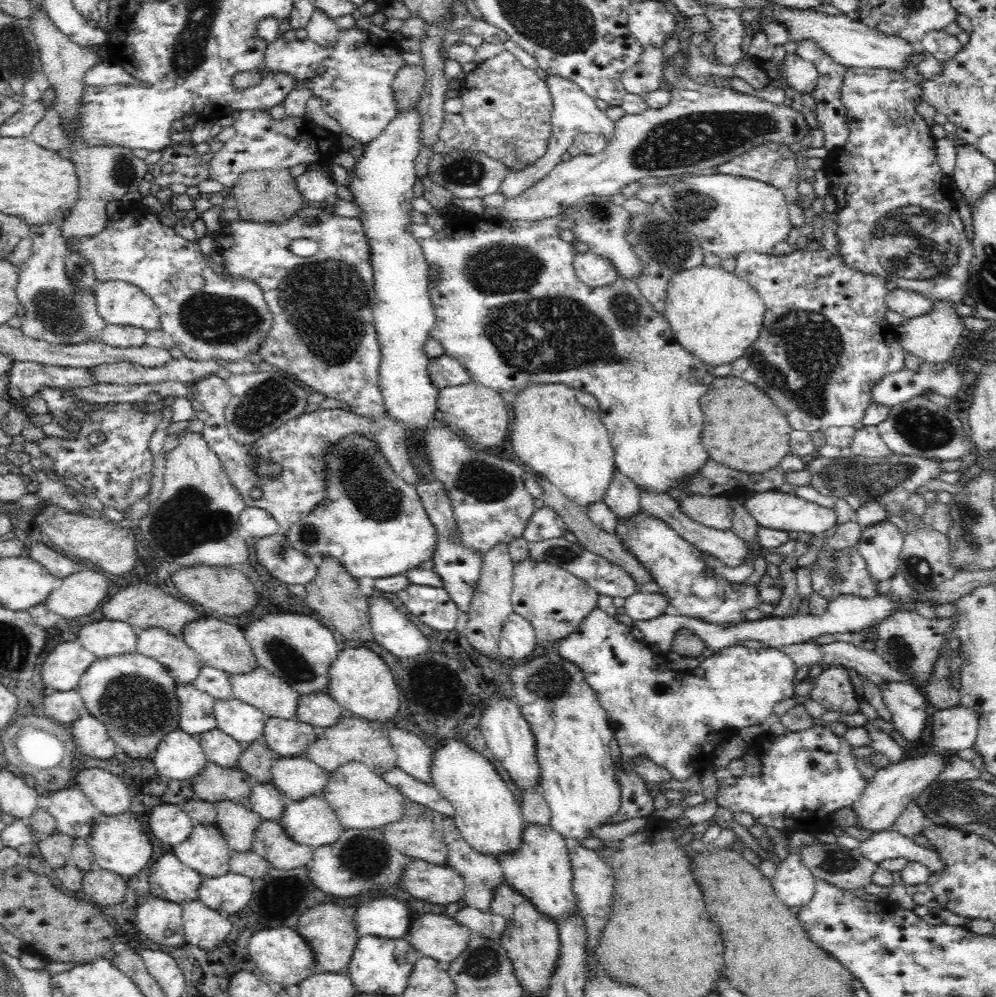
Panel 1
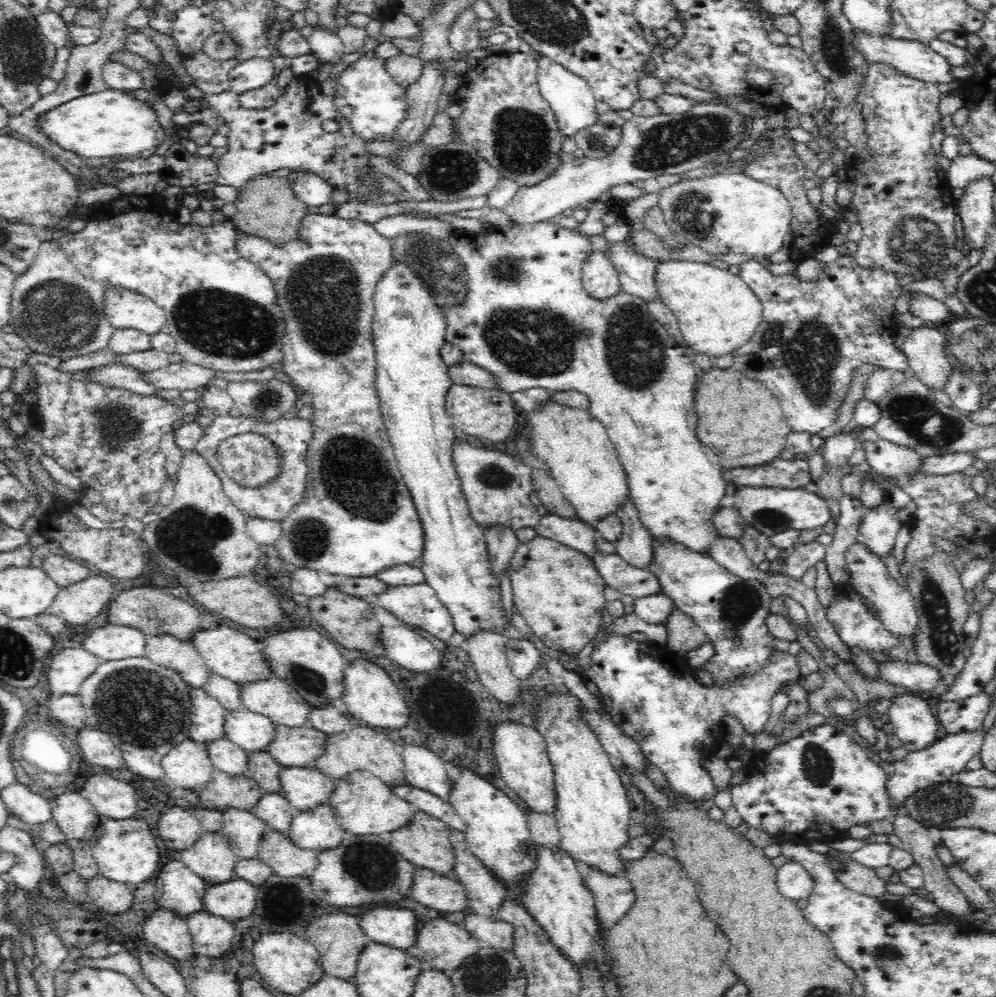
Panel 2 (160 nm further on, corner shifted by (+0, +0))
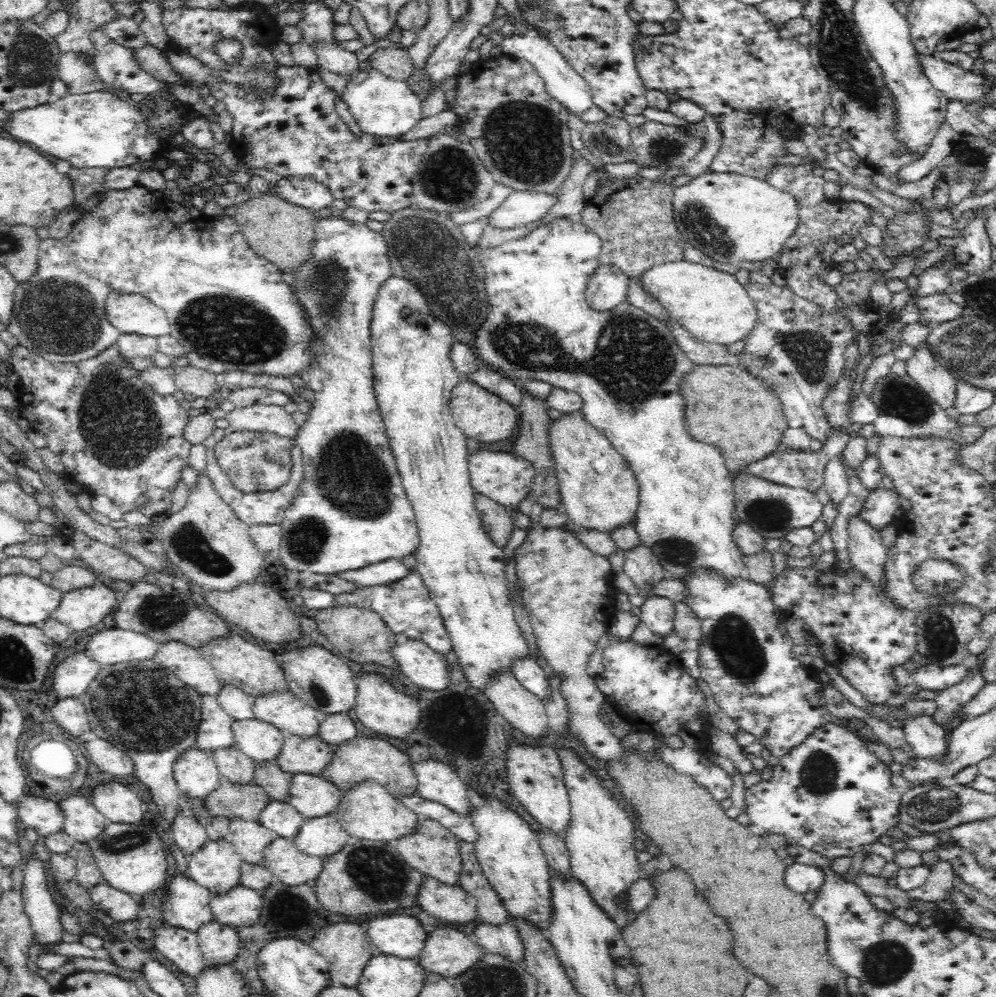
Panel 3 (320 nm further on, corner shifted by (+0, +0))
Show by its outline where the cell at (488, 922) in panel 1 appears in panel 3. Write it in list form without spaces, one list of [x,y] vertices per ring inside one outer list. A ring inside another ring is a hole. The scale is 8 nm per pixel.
[[[476,922],[473,938],[482,947],[485,954],[499,954],[516,964],[523,964],[522,937],[512,922],[498,926]]]

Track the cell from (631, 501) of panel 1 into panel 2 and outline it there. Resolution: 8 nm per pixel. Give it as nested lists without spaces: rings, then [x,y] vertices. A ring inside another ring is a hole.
[[[631,498],[618,510],[617,516],[623,525],[620,539],[614,542],[616,553],[629,566],[647,570],[654,561],[652,535],[644,524],[640,523],[640,515]]]

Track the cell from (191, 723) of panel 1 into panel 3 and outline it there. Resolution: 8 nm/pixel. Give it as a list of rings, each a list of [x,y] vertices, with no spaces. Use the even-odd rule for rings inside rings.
[[[205,694],[201,704],[201,723],[198,726],[194,746],[204,752],[233,746],[232,718],[221,706],[216,697]]]

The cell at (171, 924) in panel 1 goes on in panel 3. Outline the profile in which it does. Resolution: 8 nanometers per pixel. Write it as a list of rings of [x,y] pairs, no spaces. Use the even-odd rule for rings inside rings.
[[[162,922],[155,930],[153,939],[156,950],[164,958],[168,958],[180,973],[188,974],[188,977],[196,977],[207,967],[198,946],[196,932]]]

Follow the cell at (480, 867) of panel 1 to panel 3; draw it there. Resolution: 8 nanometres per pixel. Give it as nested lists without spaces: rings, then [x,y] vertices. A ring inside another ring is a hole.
[[[462,842],[460,852],[462,852],[462,870],[458,885],[476,899],[476,922],[492,926],[509,922],[502,900],[483,873],[474,850],[474,843]]]

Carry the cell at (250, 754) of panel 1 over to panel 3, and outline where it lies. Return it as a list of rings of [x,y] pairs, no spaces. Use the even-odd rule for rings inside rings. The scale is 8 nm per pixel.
[[[255,762],[253,784],[265,789],[271,800],[287,802],[290,796],[292,775],[284,772],[276,762]]]

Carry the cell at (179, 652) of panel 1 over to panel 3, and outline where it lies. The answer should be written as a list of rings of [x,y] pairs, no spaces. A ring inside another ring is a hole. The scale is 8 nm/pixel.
[[[171,641],[160,644],[153,660],[173,669],[178,679],[201,695],[209,694],[216,697],[224,685],[200,649],[192,648],[182,642]]]

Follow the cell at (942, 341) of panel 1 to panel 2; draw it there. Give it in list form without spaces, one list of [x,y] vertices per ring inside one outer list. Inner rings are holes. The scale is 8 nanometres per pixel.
[[[924,323],[904,331],[902,350],[908,359],[907,368],[928,388],[943,390],[952,374],[945,350],[946,323]]]

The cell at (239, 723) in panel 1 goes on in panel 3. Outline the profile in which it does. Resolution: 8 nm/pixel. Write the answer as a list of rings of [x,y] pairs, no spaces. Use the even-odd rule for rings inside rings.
[[[256,718],[235,720],[232,734],[233,747],[255,762],[275,762],[286,737],[286,734],[273,724]]]

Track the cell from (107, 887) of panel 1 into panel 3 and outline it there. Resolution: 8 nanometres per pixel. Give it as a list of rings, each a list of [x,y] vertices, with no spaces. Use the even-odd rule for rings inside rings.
[[[108,883],[96,884],[89,889],[94,909],[104,910],[118,922],[136,920],[140,912],[139,898],[118,890]]]

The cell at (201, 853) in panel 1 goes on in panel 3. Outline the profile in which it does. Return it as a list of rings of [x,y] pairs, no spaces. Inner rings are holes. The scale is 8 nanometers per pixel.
[[[208,840],[200,850],[188,855],[185,874],[215,895],[224,894],[240,885],[241,862],[231,842]]]

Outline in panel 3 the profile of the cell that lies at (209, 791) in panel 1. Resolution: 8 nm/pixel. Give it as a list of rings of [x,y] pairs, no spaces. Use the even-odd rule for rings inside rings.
[[[222,779],[220,785],[201,802],[210,816],[258,821],[264,806],[271,801],[265,789],[256,784],[235,784]]]

